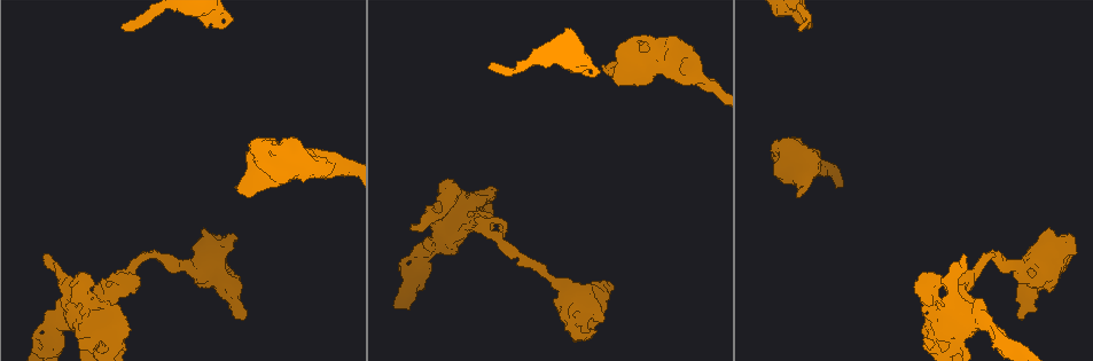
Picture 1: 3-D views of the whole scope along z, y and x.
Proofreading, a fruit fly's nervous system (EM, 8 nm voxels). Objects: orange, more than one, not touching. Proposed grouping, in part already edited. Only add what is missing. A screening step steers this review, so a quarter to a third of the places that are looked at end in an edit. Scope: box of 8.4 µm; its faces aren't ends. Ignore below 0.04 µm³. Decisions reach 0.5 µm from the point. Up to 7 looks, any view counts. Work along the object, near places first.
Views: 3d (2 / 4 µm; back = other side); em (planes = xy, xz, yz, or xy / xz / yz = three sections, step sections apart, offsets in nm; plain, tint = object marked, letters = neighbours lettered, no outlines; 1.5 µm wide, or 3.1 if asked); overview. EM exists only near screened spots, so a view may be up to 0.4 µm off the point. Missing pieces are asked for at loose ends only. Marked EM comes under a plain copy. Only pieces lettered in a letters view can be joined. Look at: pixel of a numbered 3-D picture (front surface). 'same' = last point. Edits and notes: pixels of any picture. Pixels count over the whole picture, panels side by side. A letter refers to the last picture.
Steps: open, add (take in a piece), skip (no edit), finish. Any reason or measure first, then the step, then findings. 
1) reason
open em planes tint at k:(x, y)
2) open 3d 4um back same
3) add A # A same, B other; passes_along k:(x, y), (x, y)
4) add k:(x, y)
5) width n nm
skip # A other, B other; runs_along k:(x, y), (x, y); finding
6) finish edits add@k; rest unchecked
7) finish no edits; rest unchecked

branch stops here
open em planes letters at 1:(602, 65)

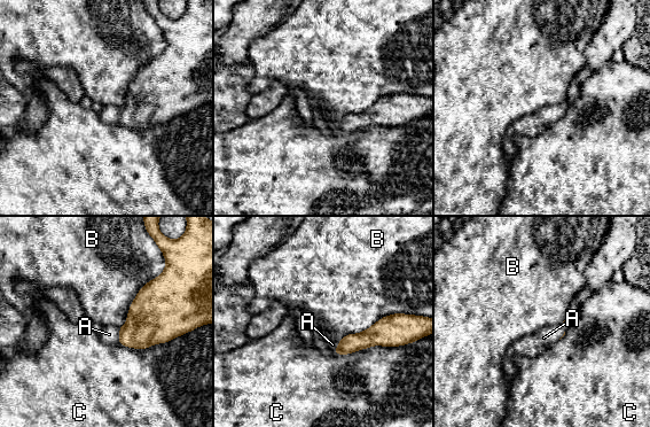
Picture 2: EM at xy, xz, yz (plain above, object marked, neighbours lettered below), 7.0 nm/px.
add A # A same, B other, C other; it goes on there

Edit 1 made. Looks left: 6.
see it whole again
open overview

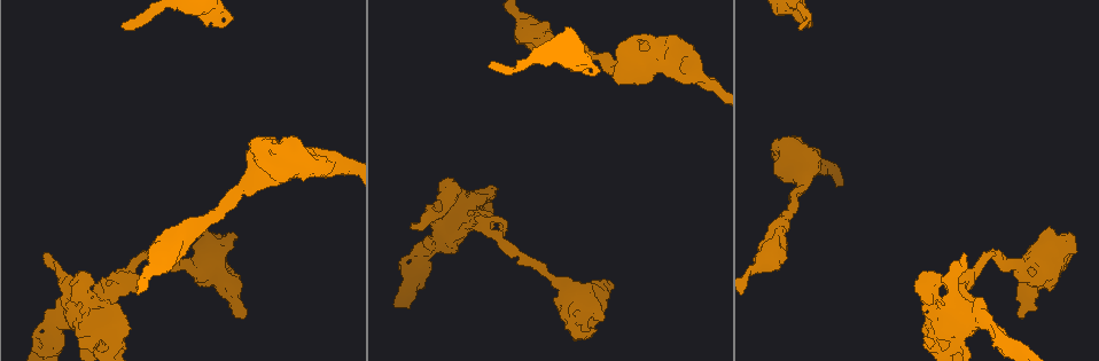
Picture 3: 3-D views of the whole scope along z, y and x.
an open end
open 3d 2um back at 3:(805, 25)

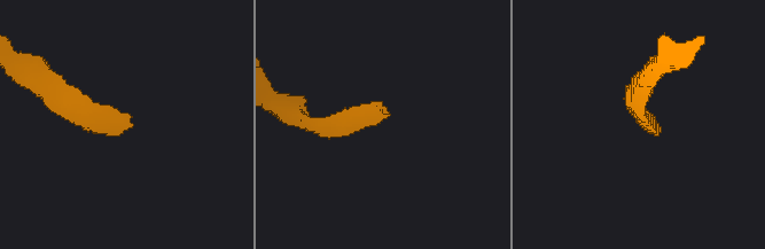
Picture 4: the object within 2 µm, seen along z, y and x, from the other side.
open em planes tint at 4:(131, 125)

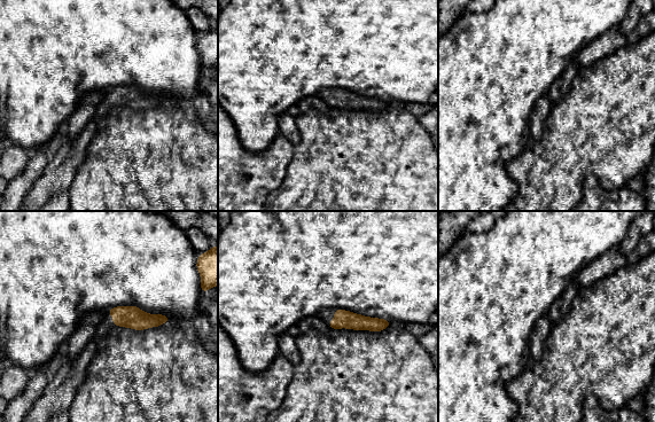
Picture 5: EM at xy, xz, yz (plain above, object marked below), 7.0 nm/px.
what lies round it
open em planes letters same

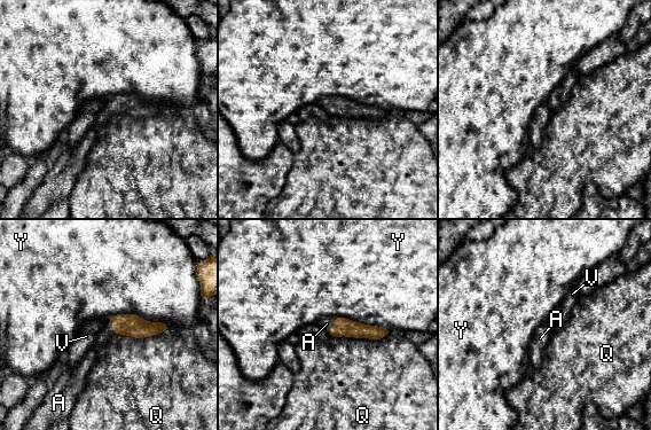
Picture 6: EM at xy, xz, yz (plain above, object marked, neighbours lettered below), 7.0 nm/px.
longest_contact Y 460 nm
add A # A same, Q other, V other, Y other; passes_along 6:(343, 327), (334, 326), (327, 323); the cell continues

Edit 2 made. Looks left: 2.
finish edits add@2, add@6; rest unchecked

